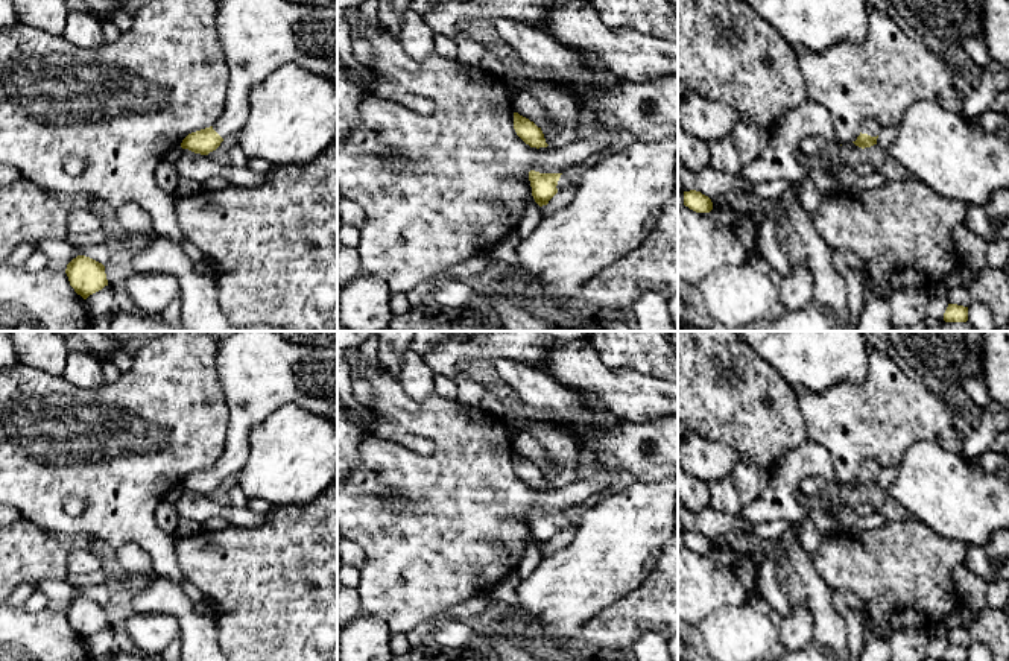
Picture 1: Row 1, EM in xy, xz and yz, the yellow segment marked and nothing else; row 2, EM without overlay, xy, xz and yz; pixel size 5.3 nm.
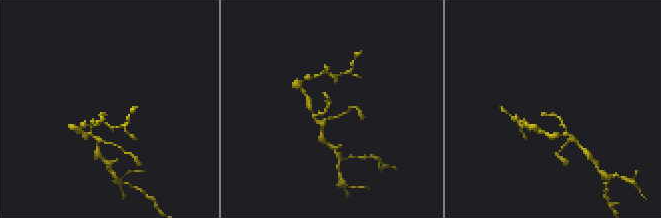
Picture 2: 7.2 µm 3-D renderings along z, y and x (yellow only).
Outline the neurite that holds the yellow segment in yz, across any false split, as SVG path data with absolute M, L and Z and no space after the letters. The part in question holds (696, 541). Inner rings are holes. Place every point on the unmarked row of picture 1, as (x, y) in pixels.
M696 530L684 532L684 546L696 553L710 553L713 550L711 539Z

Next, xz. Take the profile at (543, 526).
M529 512L529 521L532 527L532 536L535 542L542 547L562 530L576 530L577 521L568 520L564 514L539 514Z

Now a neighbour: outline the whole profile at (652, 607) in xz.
M678 533L663 547L652 576L620 602L602 609L580 631L579 640L593 649L631 649L640 634L655 632L666 638L678 635Z

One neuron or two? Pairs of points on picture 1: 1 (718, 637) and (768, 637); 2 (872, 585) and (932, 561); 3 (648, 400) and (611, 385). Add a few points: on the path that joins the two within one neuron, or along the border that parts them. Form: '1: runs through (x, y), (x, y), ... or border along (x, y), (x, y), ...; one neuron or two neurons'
1: runs through (730, 637), (755, 637); one neuron
2: runs through (888, 570), (903, 570), (917, 562); one neuron
3: runs through (638, 398), (620, 389); one neuron

